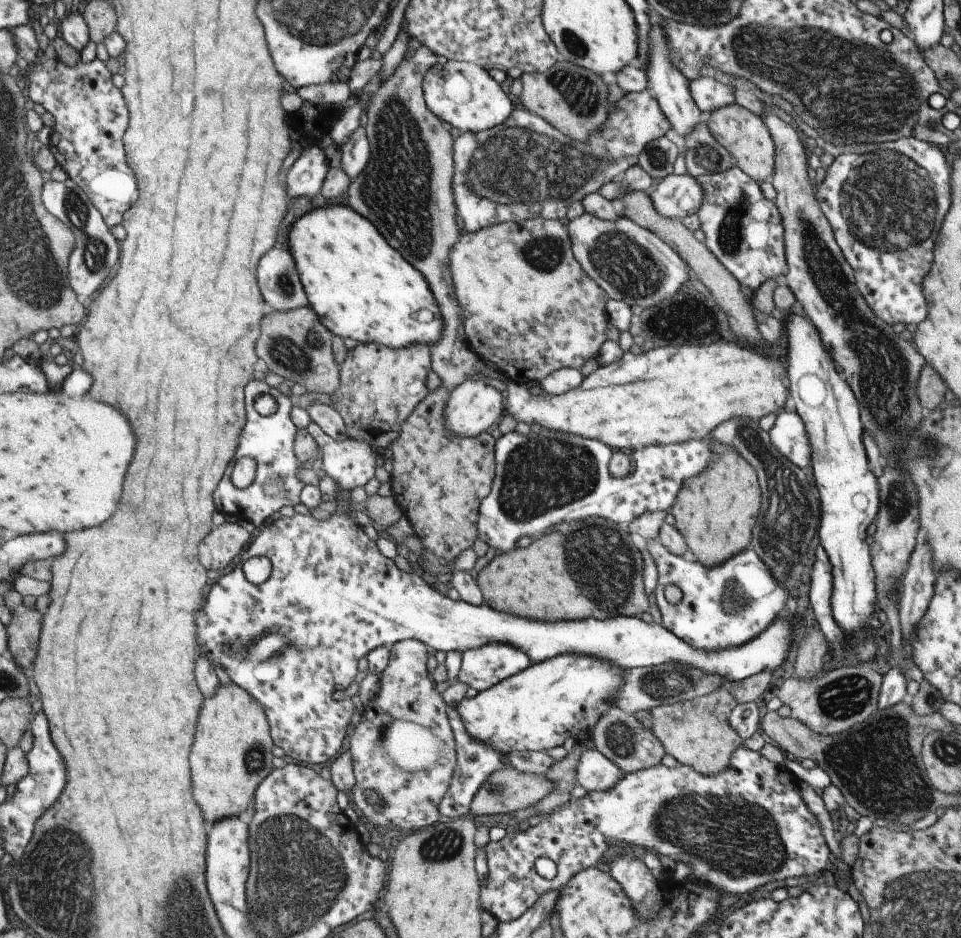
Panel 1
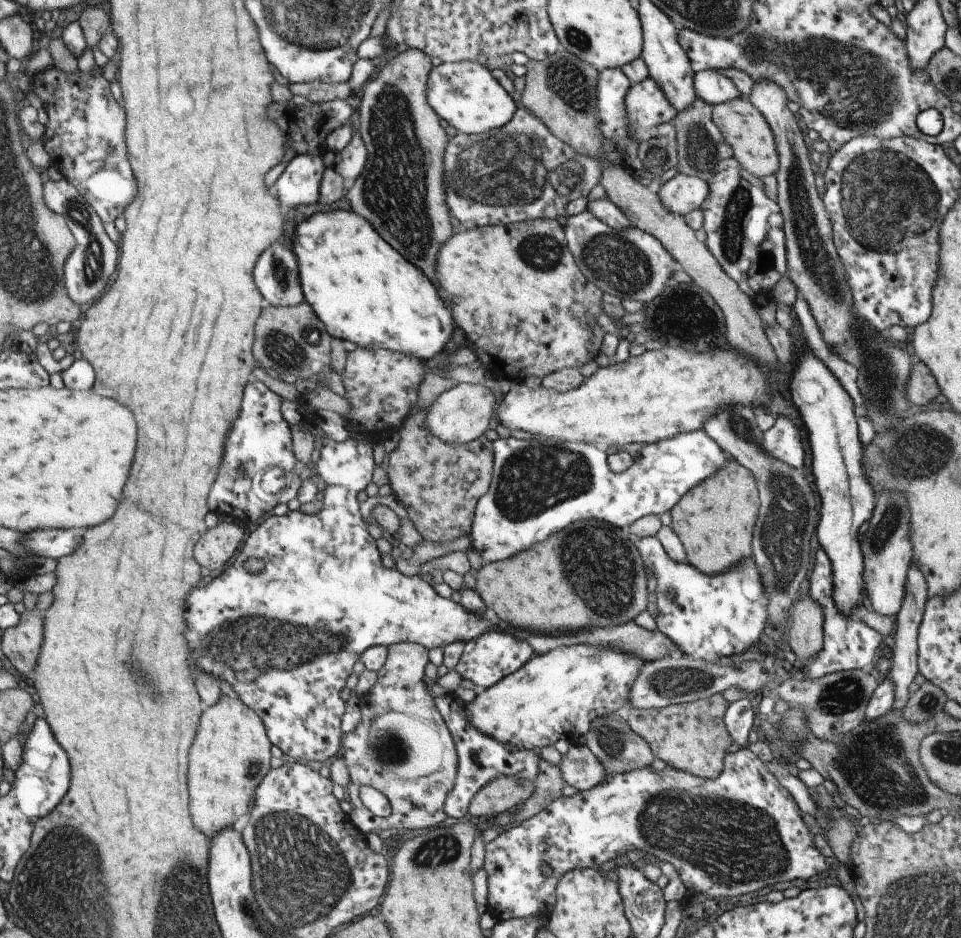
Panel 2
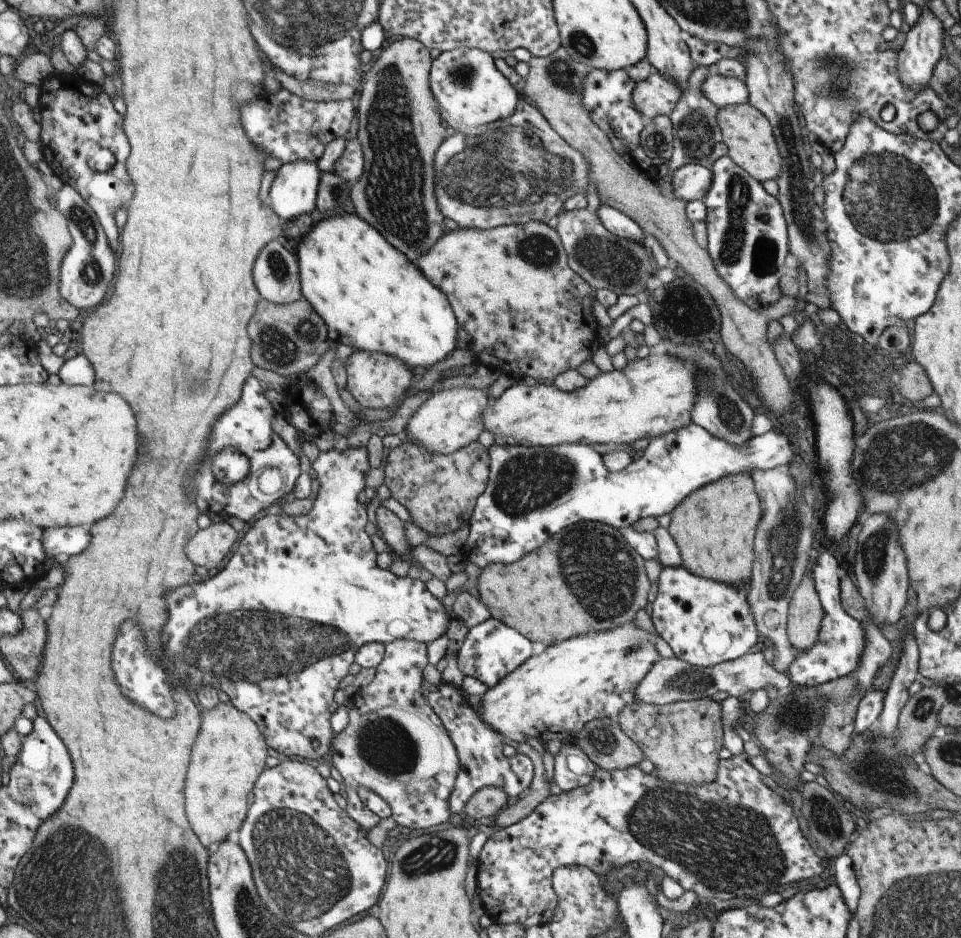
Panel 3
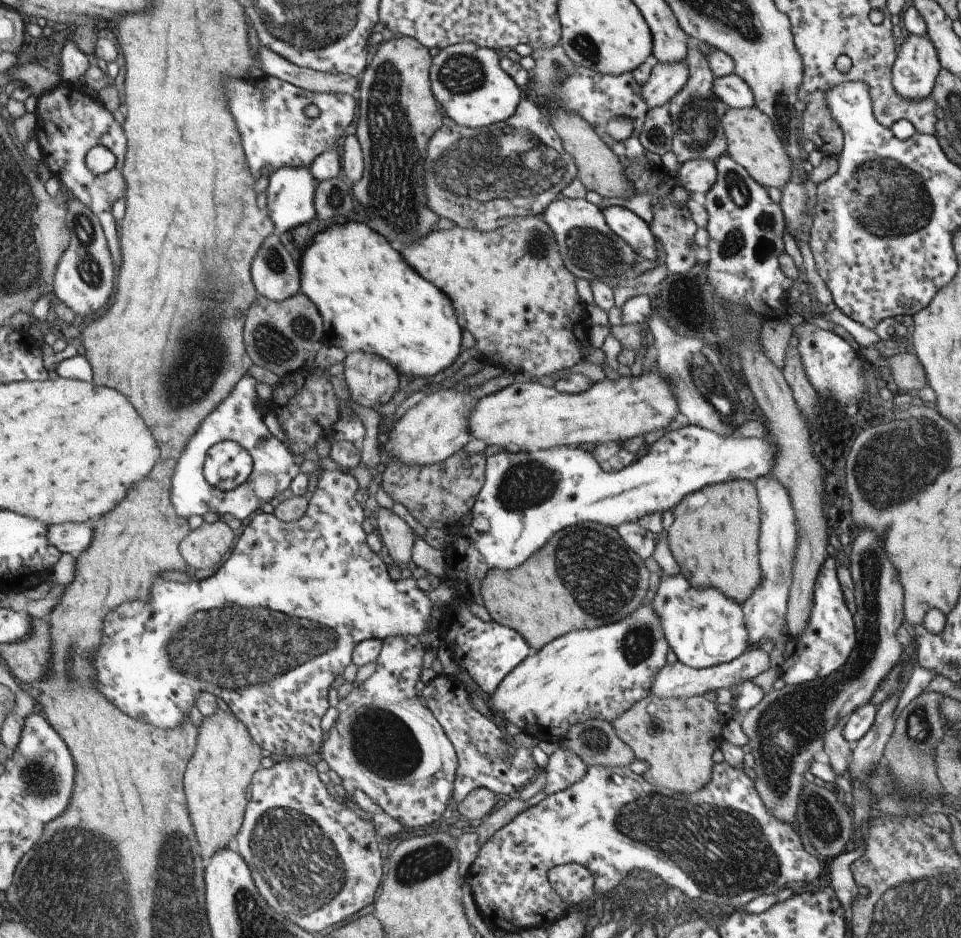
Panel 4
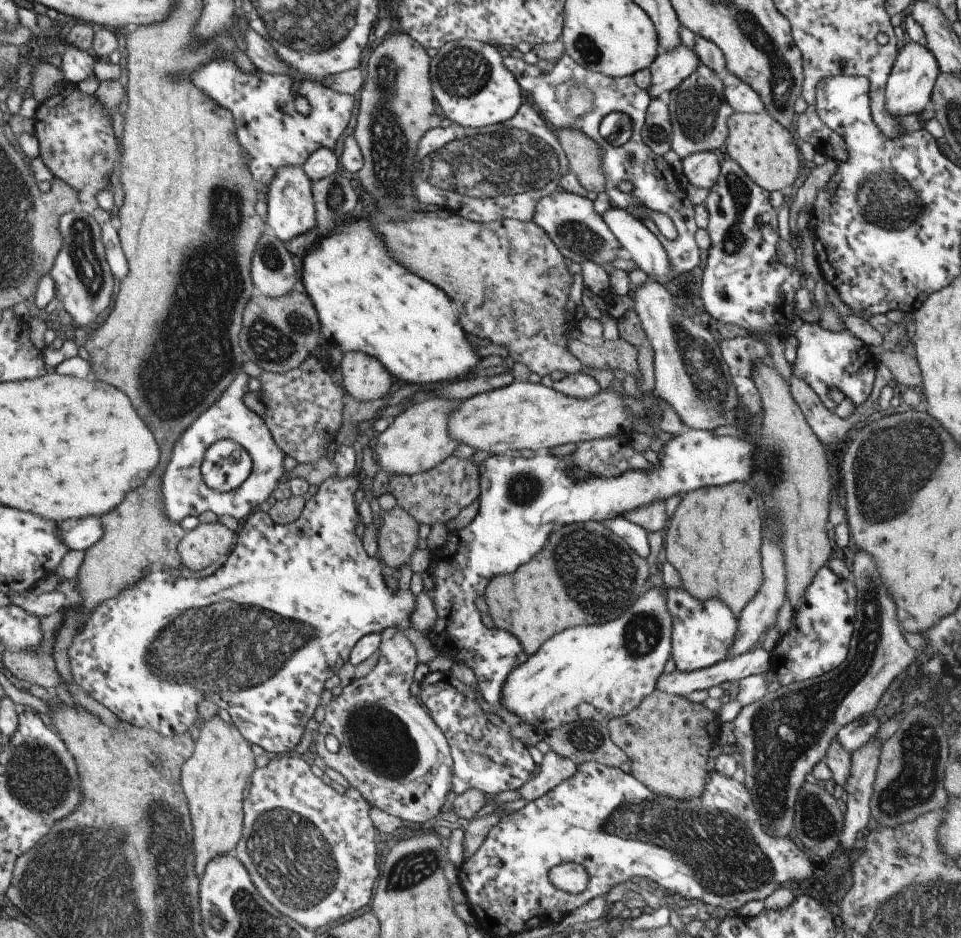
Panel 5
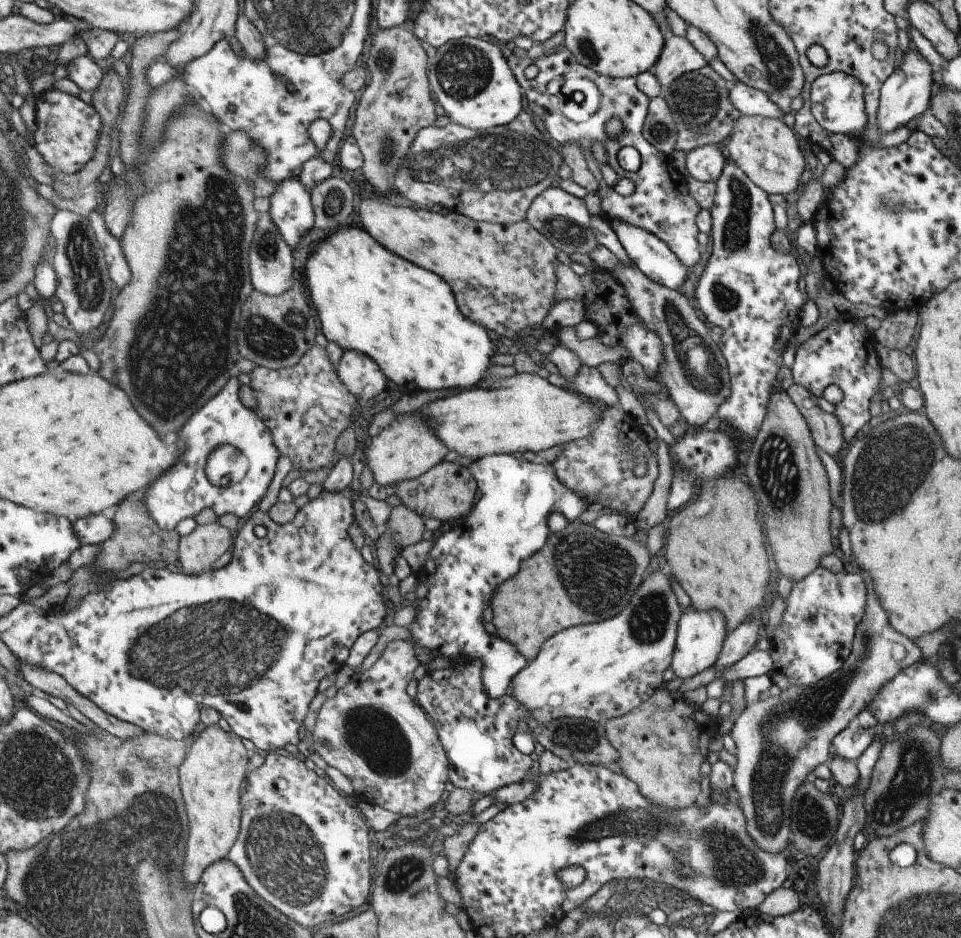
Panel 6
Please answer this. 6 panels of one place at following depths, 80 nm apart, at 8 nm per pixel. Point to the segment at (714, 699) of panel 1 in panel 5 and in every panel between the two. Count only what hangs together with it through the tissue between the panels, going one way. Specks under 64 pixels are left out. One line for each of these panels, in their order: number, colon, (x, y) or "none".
2: (692, 737)
3: (681, 739)
4: (676, 737)
5: (665, 739)

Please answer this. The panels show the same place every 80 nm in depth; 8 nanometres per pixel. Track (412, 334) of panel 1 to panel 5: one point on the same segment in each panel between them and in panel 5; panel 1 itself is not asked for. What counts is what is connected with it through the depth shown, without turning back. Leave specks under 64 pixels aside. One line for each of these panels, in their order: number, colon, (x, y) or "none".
2: (362, 290)
3: (370, 297)
4: (369, 300)
5: (365, 300)

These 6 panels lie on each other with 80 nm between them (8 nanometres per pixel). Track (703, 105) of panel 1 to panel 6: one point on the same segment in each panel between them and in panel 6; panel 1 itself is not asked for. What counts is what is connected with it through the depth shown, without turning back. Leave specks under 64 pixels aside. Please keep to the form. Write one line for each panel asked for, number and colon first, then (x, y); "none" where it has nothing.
2: (713, 88)
3: (722, 91)
4: (729, 89)
5: (741, 98)
6: (749, 101)

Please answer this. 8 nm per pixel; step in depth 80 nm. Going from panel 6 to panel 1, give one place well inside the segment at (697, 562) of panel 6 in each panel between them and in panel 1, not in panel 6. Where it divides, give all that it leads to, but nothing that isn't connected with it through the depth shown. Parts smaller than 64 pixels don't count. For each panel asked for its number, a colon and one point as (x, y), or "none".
1: (714, 511)
2: (725, 504)
3: (713, 527)
4: (721, 521)
5: (712, 539)

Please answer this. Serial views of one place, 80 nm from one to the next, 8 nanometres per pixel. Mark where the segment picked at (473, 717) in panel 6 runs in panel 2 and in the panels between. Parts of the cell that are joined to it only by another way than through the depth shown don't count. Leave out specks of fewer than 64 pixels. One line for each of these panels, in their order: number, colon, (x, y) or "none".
2: (479, 758)
3: (481, 762)
4: (484, 758)
5: (485, 758)

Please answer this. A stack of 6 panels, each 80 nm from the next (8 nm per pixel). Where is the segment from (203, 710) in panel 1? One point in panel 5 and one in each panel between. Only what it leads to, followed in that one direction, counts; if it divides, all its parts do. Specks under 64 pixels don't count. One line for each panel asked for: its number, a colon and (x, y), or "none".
2: (230, 755)
3: (229, 752)
4: (217, 775)
5: (213, 777)

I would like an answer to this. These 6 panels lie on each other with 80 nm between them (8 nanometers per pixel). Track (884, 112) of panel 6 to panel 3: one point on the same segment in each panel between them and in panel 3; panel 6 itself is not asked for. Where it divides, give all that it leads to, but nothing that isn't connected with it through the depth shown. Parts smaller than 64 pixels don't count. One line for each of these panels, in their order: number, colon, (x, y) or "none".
3: (922, 47)
4: (915, 67)
5: (909, 85)

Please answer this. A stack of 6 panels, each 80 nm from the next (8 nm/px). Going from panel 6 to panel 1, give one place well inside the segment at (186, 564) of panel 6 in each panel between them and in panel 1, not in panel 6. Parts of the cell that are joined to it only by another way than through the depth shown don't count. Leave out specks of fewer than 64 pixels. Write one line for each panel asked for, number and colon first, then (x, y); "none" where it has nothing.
1: (224, 542)
2: (217, 544)
3: (207, 549)
4: (203, 547)
5: (200, 547)

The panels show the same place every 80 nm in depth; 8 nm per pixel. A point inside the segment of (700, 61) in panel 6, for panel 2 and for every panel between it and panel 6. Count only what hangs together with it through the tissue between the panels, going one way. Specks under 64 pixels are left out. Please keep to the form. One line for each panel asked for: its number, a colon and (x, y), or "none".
2: (646, 108)
3: (656, 95)
4: (665, 80)
5: (669, 67)

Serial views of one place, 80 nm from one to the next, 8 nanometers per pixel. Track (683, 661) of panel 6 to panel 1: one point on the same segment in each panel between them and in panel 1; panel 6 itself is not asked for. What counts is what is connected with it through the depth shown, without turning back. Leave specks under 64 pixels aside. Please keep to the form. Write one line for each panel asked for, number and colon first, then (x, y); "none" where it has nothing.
1: (725, 605)
2: (711, 617)
3: (705, 622)
4: (703, 628)
5: (701, 632)

